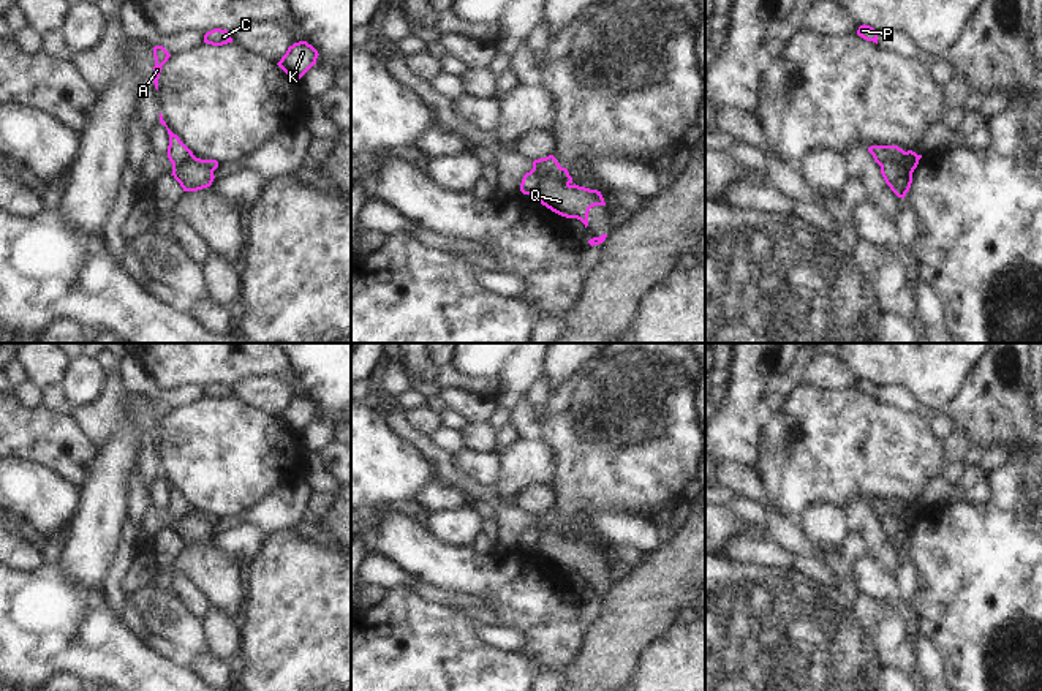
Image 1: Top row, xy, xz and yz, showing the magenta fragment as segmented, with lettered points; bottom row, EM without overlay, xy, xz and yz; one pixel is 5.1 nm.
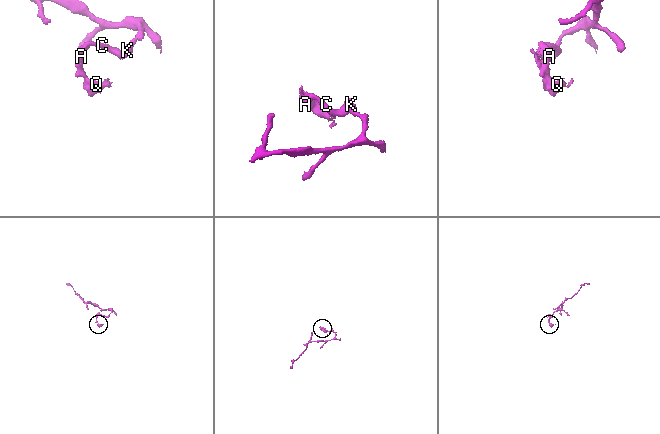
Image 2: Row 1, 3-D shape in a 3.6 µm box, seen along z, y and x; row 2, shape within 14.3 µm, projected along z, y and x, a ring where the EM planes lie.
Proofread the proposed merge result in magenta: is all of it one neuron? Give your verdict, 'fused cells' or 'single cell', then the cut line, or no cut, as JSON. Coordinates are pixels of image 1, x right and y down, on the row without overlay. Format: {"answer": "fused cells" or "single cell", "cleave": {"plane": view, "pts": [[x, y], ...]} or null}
{"answer": "fused cells", "cleave": {"plane": "xz", "pts": [[530, 525], [541, 524], [568, 538]]}}

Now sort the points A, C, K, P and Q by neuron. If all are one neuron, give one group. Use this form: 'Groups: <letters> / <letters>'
Groups: A C K P / Q

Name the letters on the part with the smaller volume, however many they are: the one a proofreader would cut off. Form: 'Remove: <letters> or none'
Remove: Q

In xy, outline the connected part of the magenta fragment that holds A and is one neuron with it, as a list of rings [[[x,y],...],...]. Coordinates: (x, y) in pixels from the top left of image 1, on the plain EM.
[[[155,400],[153,402],[153,411],[155,411],[153,438],[155,438],[155,443],[158,444],[158,432],[161,427],[161,421],[168,416],[171,408],[163,400]]]

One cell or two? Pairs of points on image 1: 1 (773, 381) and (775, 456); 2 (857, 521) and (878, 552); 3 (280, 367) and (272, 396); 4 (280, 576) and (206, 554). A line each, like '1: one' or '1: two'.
1: two
2: one
3: two
4: two

